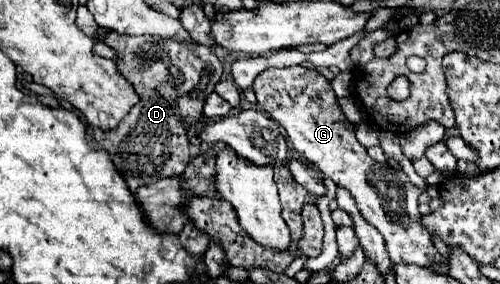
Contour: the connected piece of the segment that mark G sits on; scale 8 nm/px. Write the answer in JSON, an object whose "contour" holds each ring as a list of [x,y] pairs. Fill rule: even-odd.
{"contour":[[[302,64],[296,66],[288,66],[288,68],[268,68],[264,72],[260,72],[252,84],[252,90],[258,98],[260,108],[278,124],[282,124],[288,132],[290,142],[294,144],[294,148],[310,162],[314,164],[318,170],[324,172],[324,176],[332,178],[336,182],[336,186],[346,188],[352,198],[356,200],[356,206],[360,210],[360,214],[364,216],[364,220],[368,220],[382,236],[390,254],[390,260],[394,264],[398,262],[406,262],[406,264],[418,264],[418,266],[428,266],[430,260],[442,260],[442,256],[438,254],[438,250],[434,248],[430,234],[426,232],[426,228],[420,224],[420,212],[418,212],[418,196],[422,194],[416,186],[410,184],[408,176],[402,170],[396,168],[388,168],[386,164],[380,164],[376,160],[372,160],[366,152],[366,148],[356,140],[354,136],[354,126],[352,122],[346,118],[346,114],[342,112],[338,98],[330,86],[330,80],[326,76],[322,76],[318,70],[314,68],[306,68]]]}

